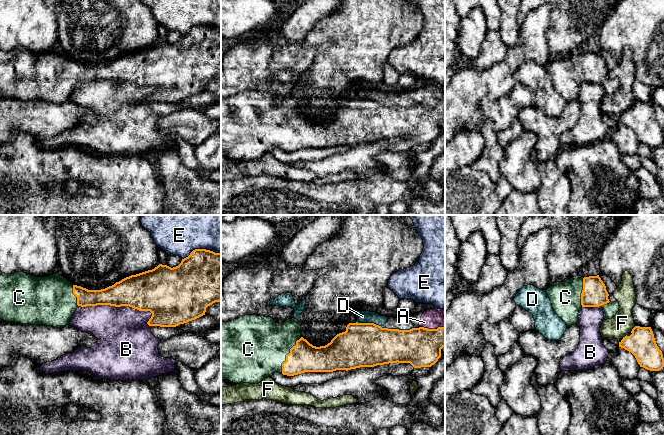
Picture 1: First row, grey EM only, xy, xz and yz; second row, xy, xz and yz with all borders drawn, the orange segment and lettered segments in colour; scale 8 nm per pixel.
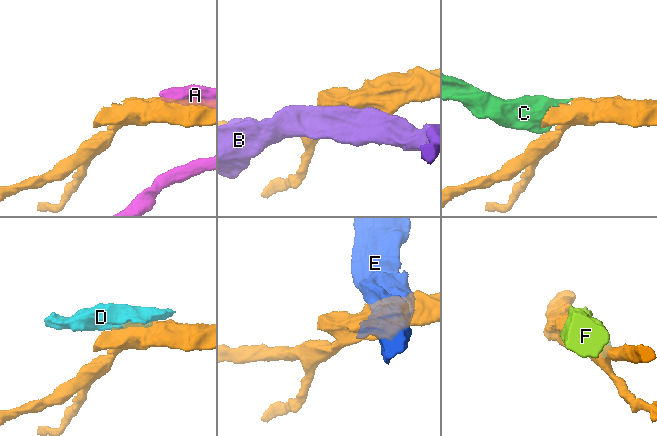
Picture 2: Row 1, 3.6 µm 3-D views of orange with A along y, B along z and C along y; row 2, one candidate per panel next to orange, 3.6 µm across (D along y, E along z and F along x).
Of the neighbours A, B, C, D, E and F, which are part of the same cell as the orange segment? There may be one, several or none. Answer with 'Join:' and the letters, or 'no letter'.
Join: C

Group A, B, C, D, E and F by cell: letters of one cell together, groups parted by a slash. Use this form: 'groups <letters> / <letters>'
groups A D / B / C / E / F

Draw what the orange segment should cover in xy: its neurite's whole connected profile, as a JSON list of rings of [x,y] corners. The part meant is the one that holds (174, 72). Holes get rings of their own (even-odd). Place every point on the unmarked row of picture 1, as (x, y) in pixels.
[[[195,25],[182,35],[176,43],[159,40],[152,46],[131,51],[101,66],[88,66],[73,61],[59,49],[48,53],[36,53],[24,48],[5,50],[0,47],[0,94],[4,97],[47,102],[66,102],[75,86],[79,83],[110,81],[129,82],[139,87],[150,87],[149,102],[176,103],[205,91],[206,84],[215,78],[221,78],[221,29],[206,25]]]

